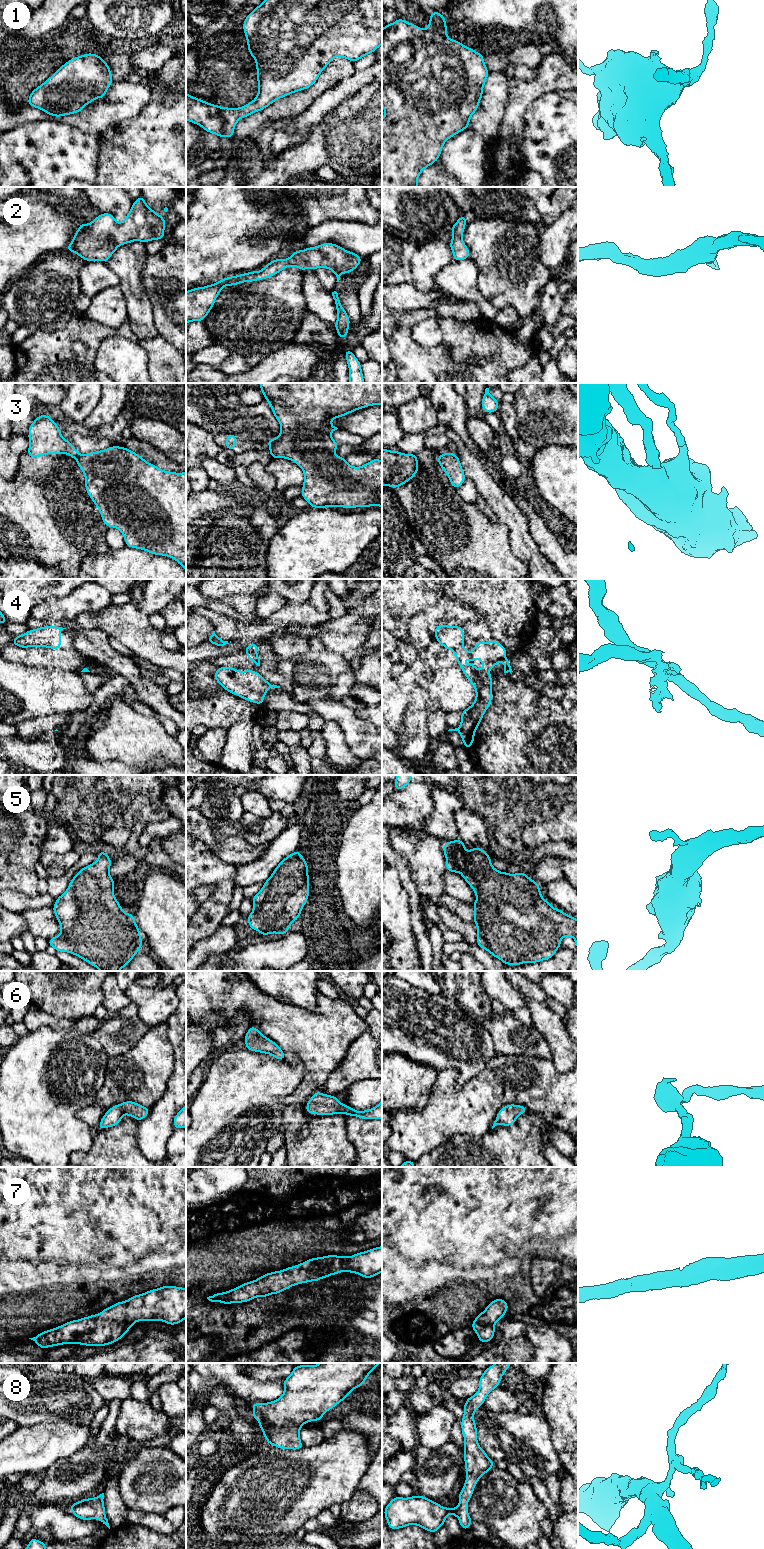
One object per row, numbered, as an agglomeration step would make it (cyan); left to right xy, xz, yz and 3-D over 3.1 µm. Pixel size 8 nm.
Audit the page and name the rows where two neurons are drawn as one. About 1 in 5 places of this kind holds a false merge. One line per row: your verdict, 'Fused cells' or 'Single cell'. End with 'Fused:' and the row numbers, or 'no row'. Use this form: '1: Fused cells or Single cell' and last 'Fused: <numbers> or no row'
1: Single cell
2: Single cell
3: Fused cells
4: Fused cells
5: Single cell
6: Single cell
7: Single cell
8: Single cell
Fused: 3, 4

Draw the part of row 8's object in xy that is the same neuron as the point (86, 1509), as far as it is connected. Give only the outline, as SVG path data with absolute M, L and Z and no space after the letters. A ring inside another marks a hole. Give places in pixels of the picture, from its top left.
M104 1493L100 1494L98 1497L85 1498L78 1502L75 1502L69 1506L71 1512L81 1520L91 1520L97 1519L105 1524L109 1529L108 1519L105 1515L104 1506Z

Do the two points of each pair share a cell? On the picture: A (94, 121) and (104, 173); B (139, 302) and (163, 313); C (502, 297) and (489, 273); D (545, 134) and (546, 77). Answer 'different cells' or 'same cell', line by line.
A: different cells
B: different cells
C: same cell
D: different cells

